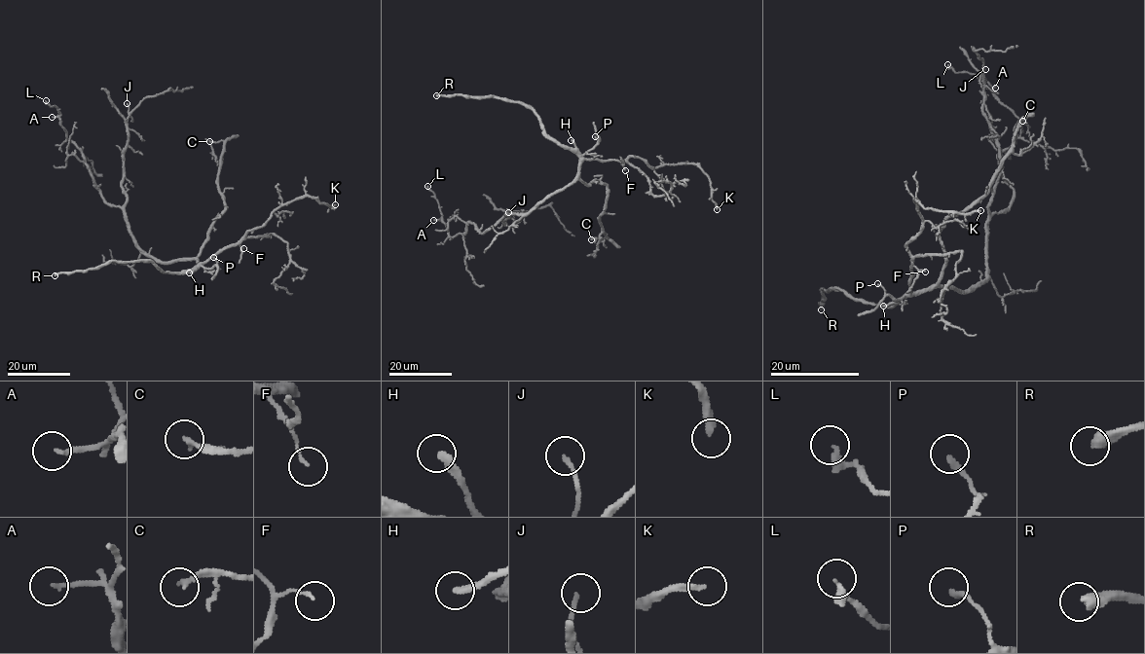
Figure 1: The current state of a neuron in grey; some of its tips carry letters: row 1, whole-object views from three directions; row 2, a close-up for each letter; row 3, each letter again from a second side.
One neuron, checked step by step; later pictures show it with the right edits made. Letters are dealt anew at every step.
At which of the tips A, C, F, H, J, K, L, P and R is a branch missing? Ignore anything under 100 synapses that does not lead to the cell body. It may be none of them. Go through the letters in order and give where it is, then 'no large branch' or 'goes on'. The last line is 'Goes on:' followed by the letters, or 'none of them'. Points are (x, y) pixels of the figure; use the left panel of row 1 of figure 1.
A: (52, 117) | no large branch
C: (209, 141) | no large branch
F: (243, 248) | no large branch
H: (189, 272) | goes on
J: (127, 103) | no large branch
K: (335, 204) | no large branch
L: (46, 100) | no large branch
P: (213, 257) | no large branch
R: (55, 275) | goes on
Goes on: H, R

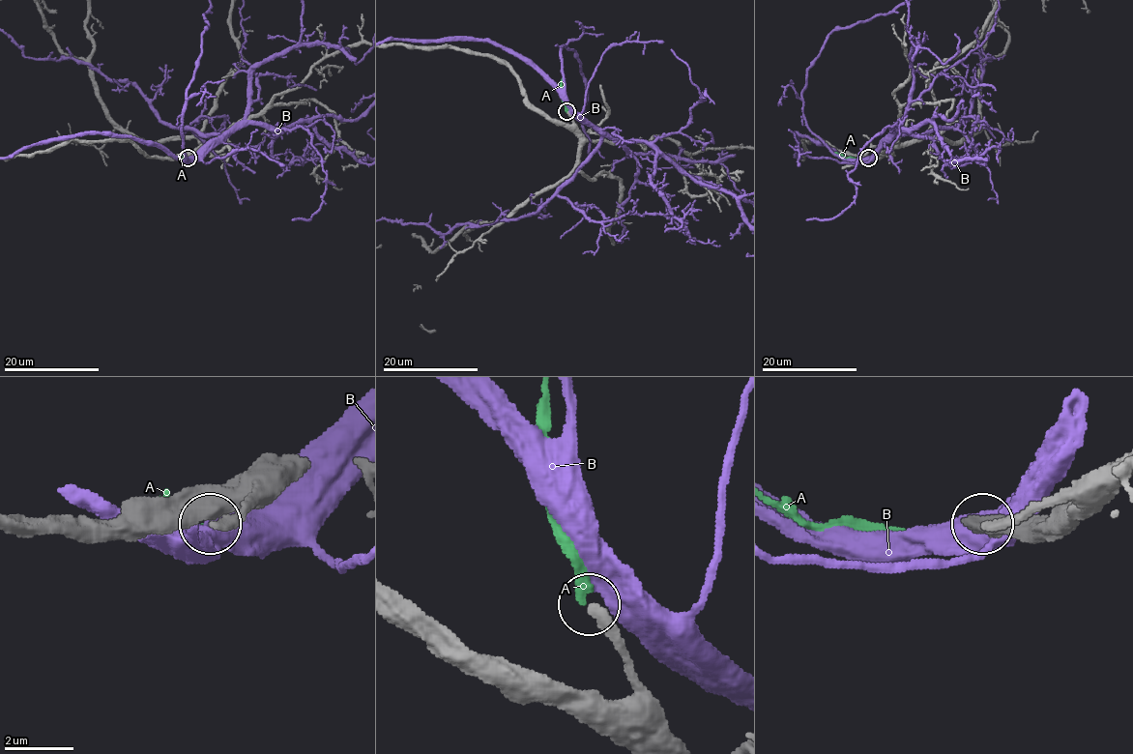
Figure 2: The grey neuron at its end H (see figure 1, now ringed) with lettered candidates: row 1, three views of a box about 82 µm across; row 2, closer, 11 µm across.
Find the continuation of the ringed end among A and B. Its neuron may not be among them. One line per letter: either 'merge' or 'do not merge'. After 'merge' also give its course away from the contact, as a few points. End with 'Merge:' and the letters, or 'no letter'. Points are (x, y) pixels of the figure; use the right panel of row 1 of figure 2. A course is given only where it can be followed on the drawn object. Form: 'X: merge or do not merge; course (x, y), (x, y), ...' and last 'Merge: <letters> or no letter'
A: merge
B: do not merge
Merge: A

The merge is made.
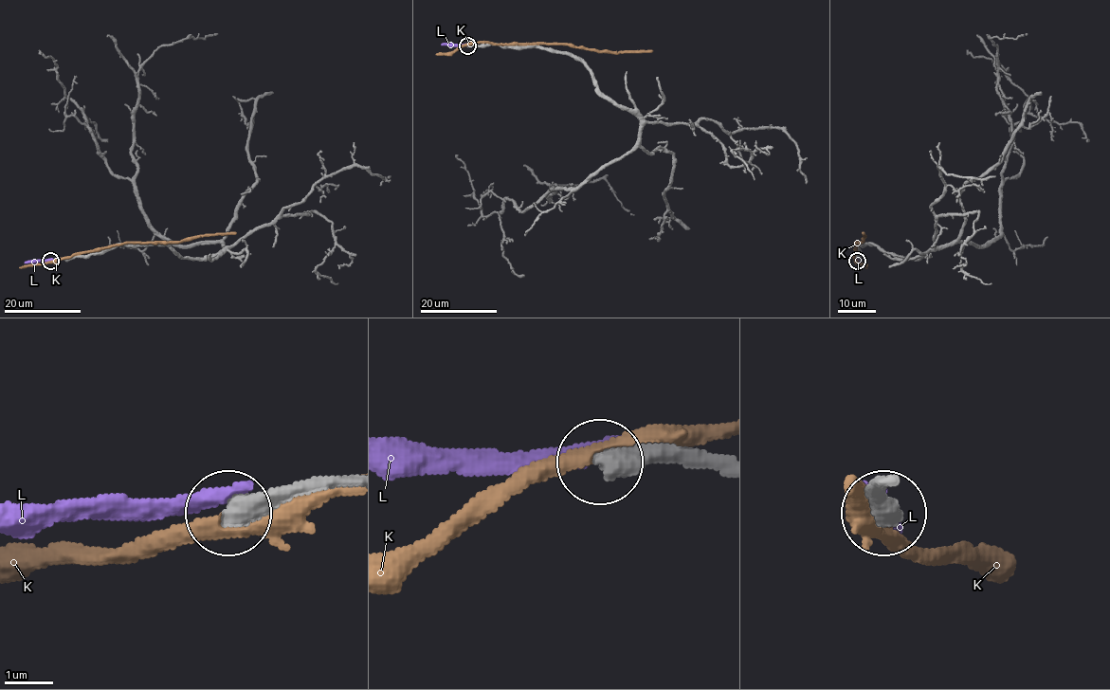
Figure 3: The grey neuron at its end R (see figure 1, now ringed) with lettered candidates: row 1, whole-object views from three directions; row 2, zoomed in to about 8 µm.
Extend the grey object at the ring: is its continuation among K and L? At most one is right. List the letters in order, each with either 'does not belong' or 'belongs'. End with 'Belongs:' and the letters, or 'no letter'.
K: does not belong
L: does not belong
Belongs: no letter

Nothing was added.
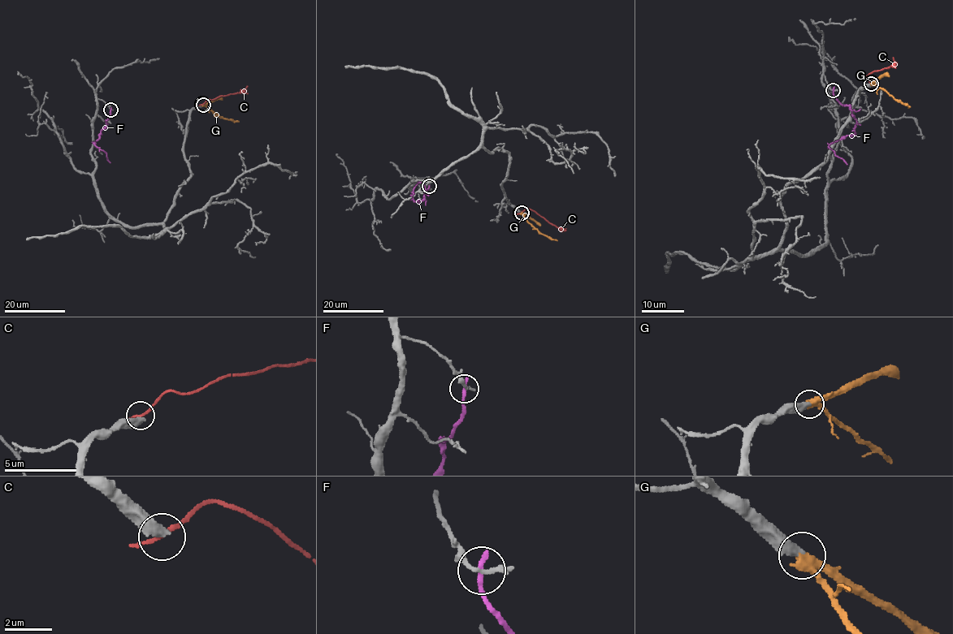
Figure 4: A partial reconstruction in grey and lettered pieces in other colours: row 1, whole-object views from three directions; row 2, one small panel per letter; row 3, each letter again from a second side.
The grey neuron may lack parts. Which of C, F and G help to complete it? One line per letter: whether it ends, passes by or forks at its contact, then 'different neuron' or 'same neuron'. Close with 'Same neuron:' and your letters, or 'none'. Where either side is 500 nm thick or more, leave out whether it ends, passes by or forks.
C: different neuron
F: it ends there; different neuron
G: it passes by; same neuron
Same neuron: G

